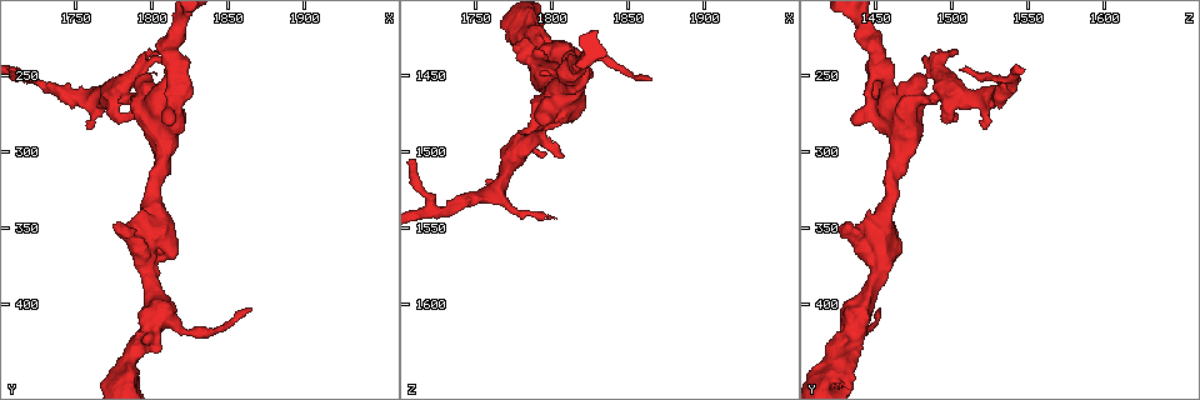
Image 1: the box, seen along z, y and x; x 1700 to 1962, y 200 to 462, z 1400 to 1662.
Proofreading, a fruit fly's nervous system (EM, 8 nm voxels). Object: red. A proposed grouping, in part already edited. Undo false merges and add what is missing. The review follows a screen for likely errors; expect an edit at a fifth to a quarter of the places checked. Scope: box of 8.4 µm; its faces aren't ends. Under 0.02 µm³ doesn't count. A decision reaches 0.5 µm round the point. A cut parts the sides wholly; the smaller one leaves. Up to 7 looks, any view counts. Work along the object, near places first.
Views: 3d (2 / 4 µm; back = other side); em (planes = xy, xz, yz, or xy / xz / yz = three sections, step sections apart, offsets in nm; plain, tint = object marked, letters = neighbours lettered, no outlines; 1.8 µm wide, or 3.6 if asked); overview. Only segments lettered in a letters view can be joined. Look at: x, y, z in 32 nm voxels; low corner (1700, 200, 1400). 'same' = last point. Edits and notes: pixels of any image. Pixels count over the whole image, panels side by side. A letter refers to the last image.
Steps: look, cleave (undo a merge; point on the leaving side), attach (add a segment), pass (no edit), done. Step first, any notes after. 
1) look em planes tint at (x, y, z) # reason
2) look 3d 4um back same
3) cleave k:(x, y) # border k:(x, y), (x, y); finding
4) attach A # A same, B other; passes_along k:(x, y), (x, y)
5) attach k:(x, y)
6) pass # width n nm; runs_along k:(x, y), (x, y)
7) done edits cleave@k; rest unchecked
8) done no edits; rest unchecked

look 3d 4um at (1776, 262, 1498) # narrows sharply

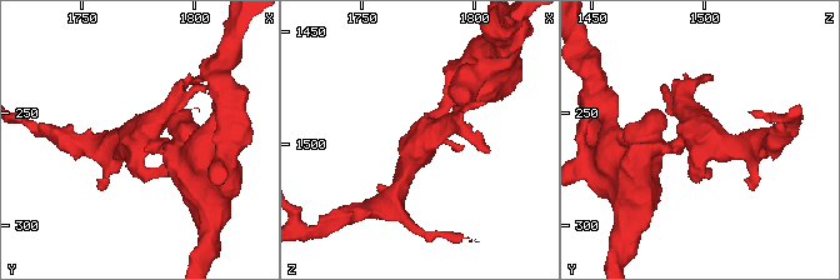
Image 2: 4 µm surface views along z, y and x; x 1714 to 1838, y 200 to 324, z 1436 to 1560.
look em planes letters at (1777, 262, 1497) # now the EM

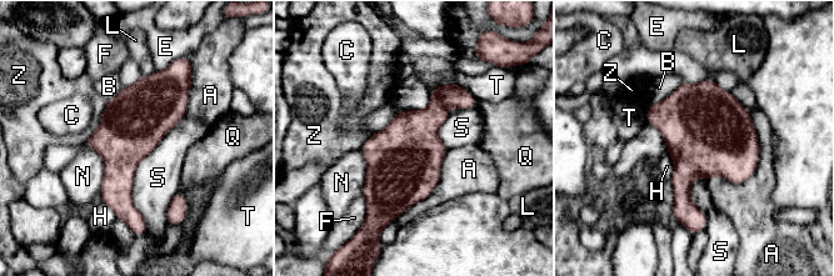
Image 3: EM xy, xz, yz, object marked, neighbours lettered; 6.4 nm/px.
cleave 3:(416, 130) # width 420 nm; A other, B other, C other, E other, F other, H other, L other, N other, Q other, S other, T other, Z other; border 3:(432, 95), (447, 108); a second cell is stuck on

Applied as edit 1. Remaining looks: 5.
look overview # see it whole again

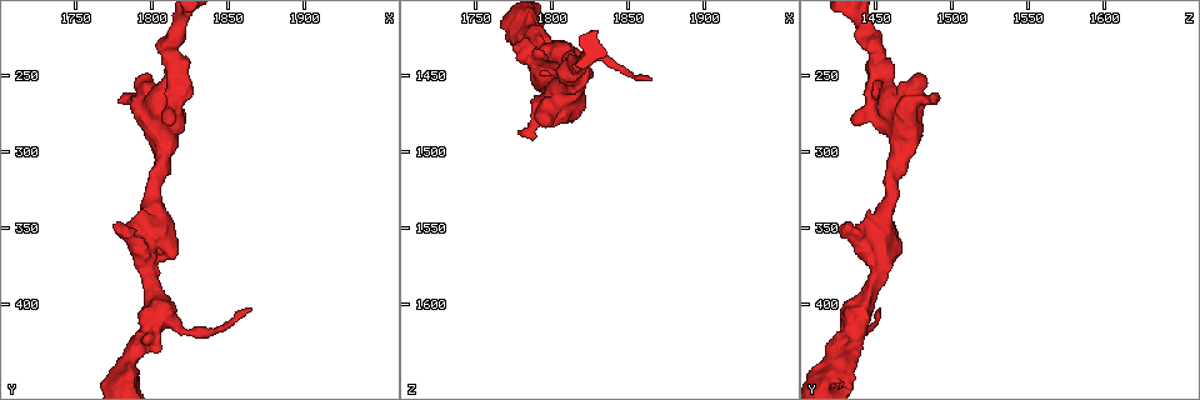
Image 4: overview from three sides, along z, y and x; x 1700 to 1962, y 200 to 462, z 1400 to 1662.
look em planes letters at (1784, 438, 1428) # sharp bend

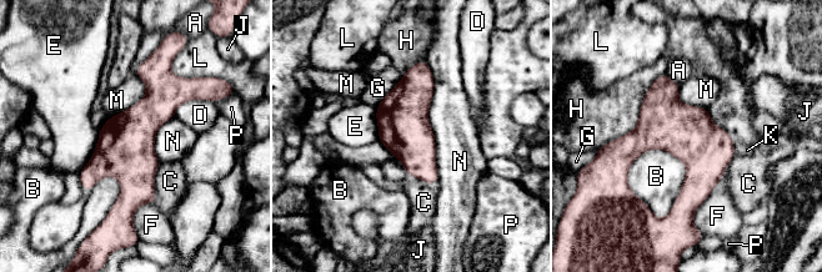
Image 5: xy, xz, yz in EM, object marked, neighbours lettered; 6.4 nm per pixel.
pass # A other, B other, C other, D other, E other, F other, G other, H other, J other, K other, L other, M other, N other, P other; border 5:(160, 162), (155, 176), (154, 204); continuous, no second cell

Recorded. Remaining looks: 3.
look 3d 4um at (1798, 366, 1452) # sharp bend

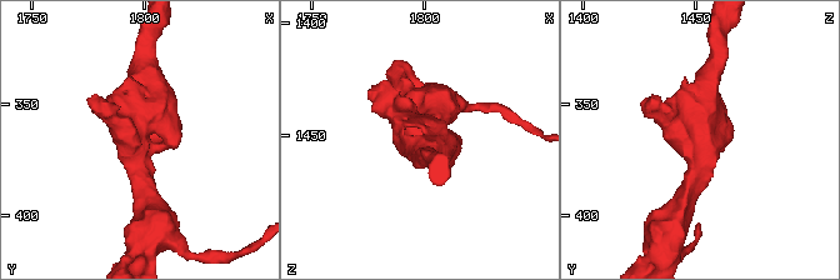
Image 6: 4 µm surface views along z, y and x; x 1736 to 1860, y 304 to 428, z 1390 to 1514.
look em planes letters at (1797, 365, 1452) # arms 3; arm_widths 200, 280, 280 nm; need the tissue

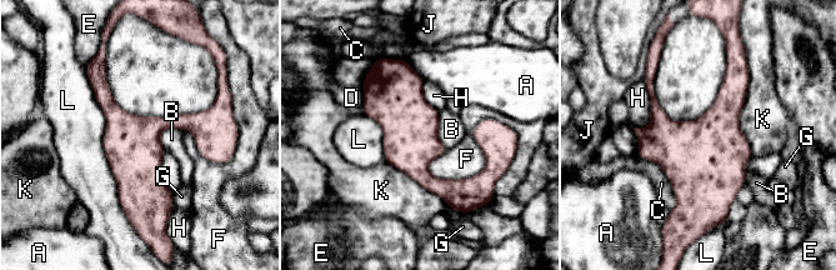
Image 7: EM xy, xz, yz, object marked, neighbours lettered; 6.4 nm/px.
pass # width 360 nm; A other, B other, C other, D other, E other, F other, G other, H other, J other, K other, L other; border 7:(181, 129), (161, 133), (164, 149); all the same cell

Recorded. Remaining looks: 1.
done edits cleave@3; rest unchecked

